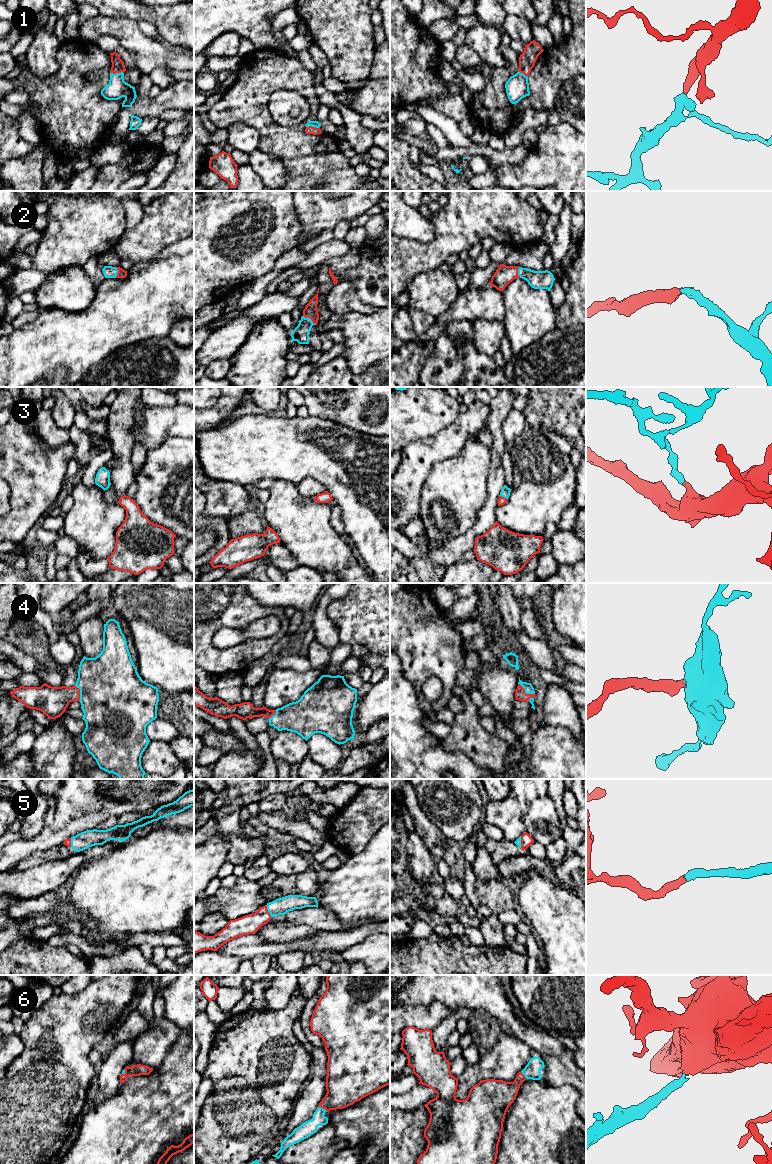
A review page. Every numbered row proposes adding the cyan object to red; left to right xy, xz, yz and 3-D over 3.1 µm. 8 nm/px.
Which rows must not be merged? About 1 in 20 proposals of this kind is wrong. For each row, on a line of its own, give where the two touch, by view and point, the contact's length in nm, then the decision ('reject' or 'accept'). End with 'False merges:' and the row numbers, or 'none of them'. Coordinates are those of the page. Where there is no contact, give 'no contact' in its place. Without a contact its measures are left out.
1: meets red in xy at (117, 72); contact 110 nm long; accept
2: meets red in xz at (310, 318); contact 130 nm long; accept
3: meets red in yz at (503, 497); contact 70 nm long; accept
4: meets red in yz at (524, 692); contact 160 nm long; accept
5: meets red in xz at (267, 911); contact 110 nm long; accept
6: meets red in xz at (323, 1108); contact 90 nm long; accept
False merges: none of them

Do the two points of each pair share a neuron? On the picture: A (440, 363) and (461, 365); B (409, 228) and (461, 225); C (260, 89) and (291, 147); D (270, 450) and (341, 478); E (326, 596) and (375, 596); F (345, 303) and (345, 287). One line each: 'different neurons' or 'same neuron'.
A: same neuron
B: different neurons
C: same neuron
D: same neuron
E: different neurons
F: same neuron

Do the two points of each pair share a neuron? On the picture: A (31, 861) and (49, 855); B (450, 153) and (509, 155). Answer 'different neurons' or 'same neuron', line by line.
A: same neuron
B: same neuron

